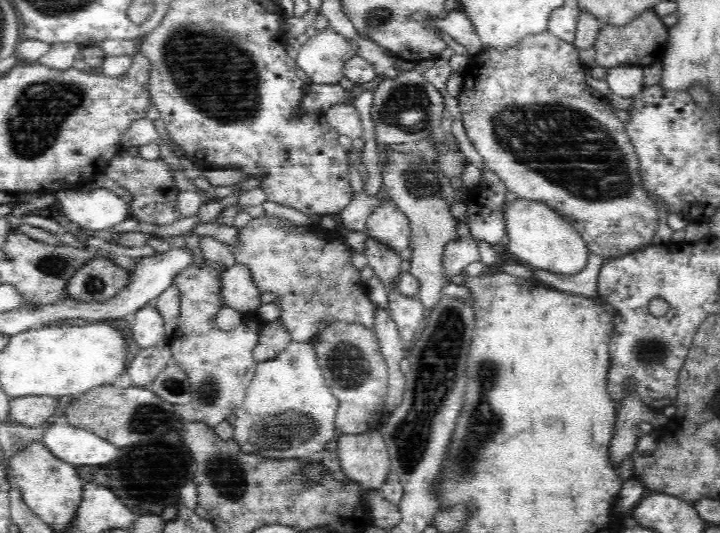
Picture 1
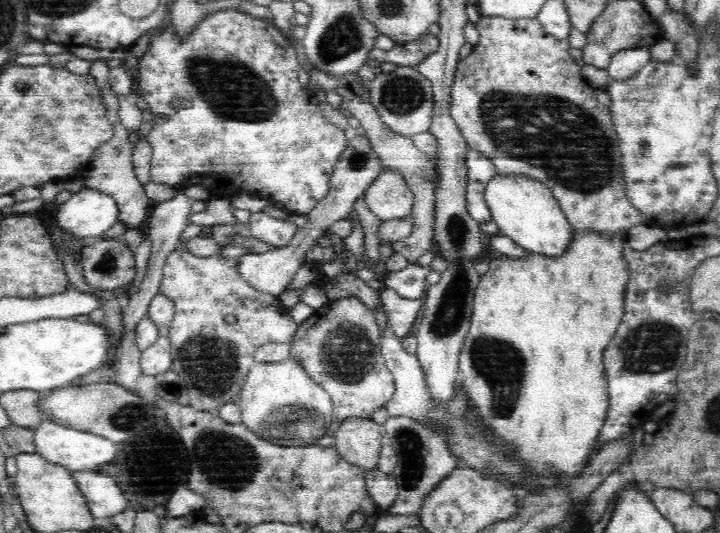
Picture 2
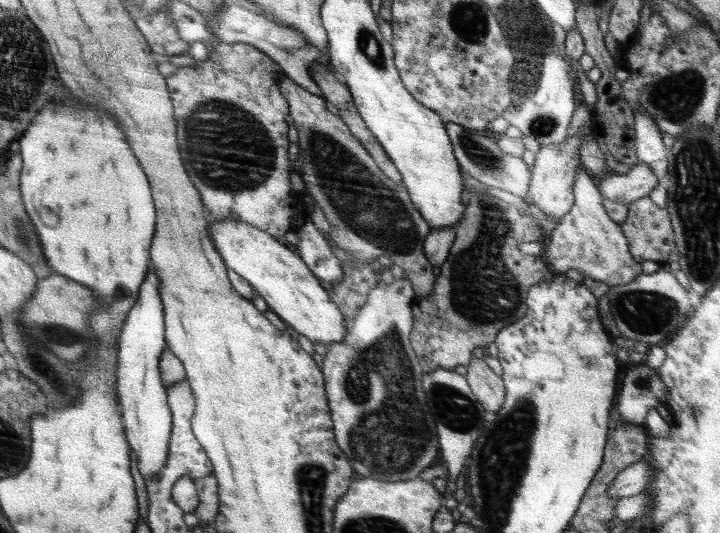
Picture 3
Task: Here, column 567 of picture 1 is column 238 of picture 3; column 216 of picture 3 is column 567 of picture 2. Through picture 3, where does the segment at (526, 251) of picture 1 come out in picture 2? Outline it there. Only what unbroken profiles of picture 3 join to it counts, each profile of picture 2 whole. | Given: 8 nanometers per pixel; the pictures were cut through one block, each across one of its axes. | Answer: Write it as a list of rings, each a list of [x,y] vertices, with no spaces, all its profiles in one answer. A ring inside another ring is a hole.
[[[497,173],[484,190],[485,201],[490,208],[491,220],[496,222],[500,233],[514,239],[522,248],[530,252],[541,253],[542,256],[560,256],[570,246],[572,227],[567,221],[559,202],[552,191],[540,180],[524,173]]]

